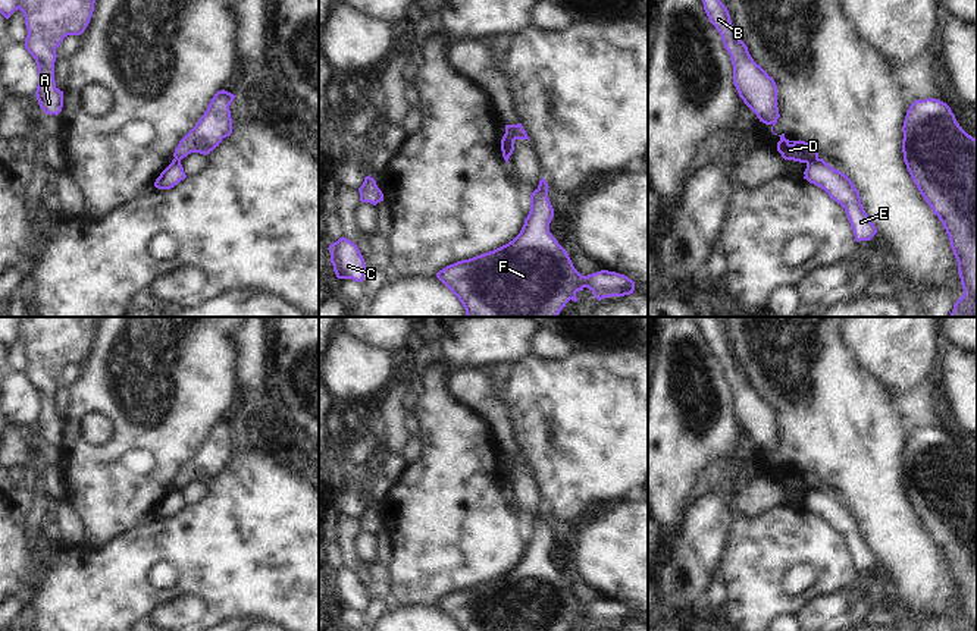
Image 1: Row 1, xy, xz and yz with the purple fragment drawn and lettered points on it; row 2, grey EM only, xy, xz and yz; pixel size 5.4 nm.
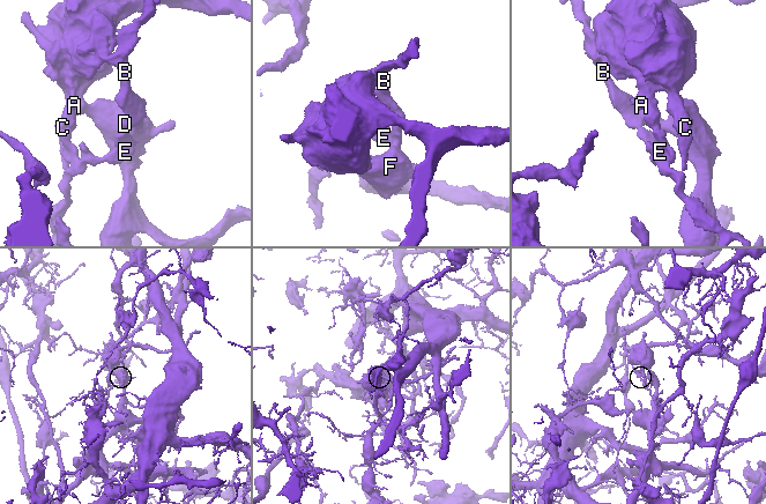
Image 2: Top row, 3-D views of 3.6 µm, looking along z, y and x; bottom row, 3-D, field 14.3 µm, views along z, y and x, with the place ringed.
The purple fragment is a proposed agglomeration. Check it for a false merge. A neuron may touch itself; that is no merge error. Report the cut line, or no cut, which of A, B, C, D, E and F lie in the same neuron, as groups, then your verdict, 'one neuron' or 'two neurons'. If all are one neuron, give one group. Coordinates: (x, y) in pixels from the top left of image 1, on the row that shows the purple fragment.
cut yz (819, 159), (811, 159), (807, 163); groups A E / B C D F; two neurons

